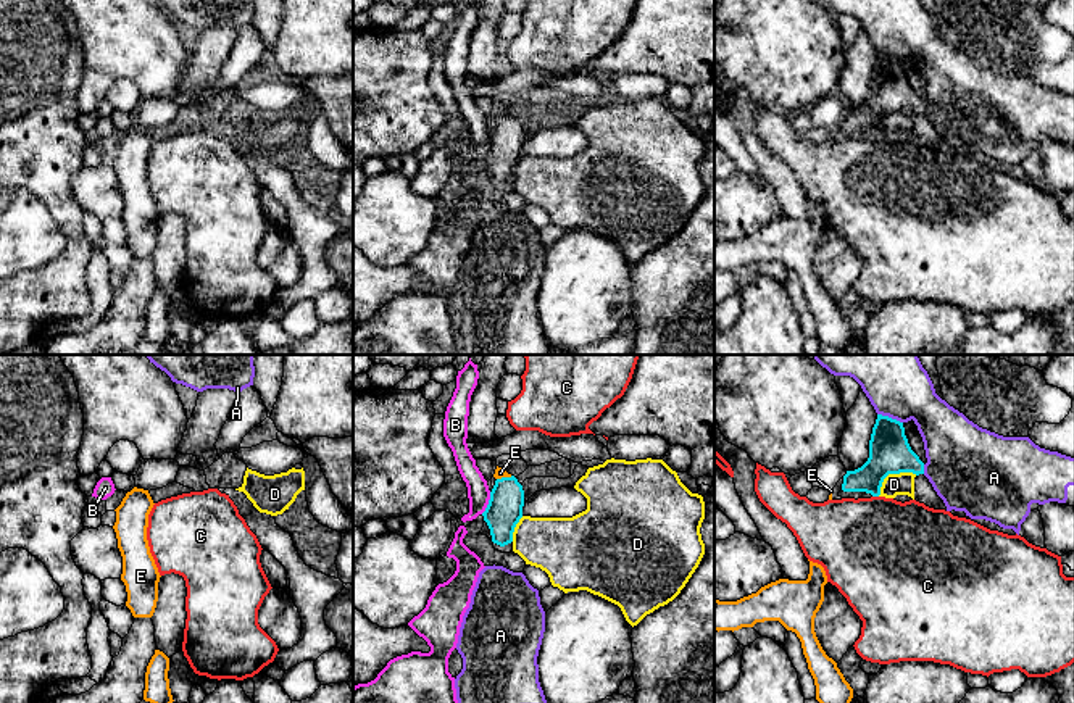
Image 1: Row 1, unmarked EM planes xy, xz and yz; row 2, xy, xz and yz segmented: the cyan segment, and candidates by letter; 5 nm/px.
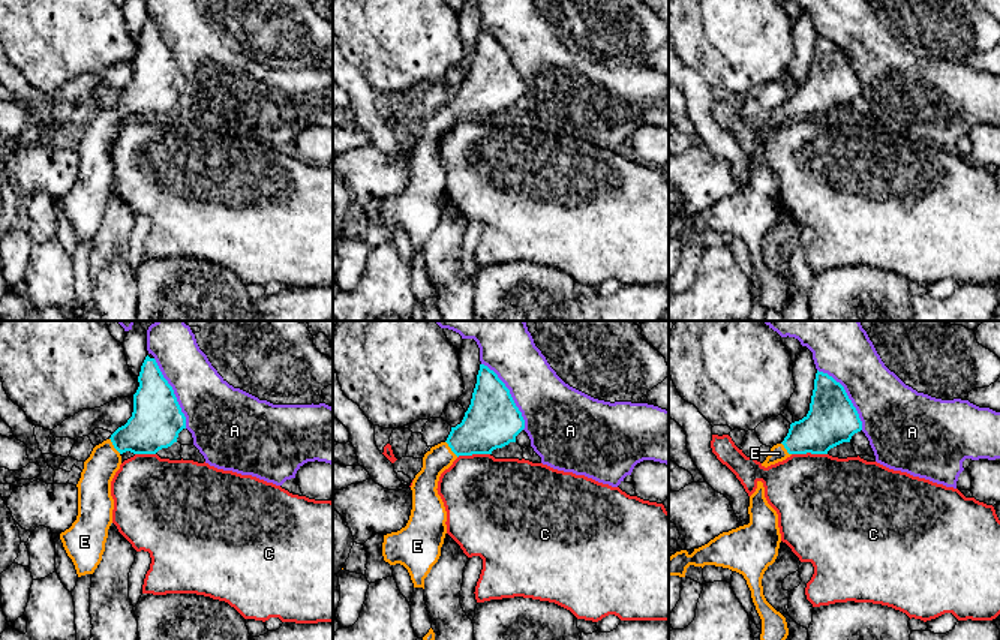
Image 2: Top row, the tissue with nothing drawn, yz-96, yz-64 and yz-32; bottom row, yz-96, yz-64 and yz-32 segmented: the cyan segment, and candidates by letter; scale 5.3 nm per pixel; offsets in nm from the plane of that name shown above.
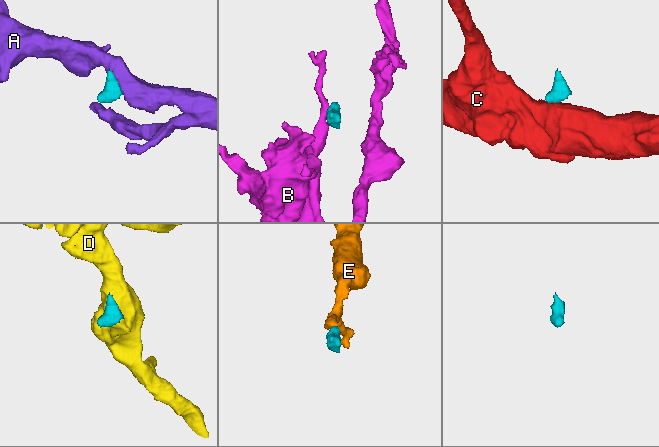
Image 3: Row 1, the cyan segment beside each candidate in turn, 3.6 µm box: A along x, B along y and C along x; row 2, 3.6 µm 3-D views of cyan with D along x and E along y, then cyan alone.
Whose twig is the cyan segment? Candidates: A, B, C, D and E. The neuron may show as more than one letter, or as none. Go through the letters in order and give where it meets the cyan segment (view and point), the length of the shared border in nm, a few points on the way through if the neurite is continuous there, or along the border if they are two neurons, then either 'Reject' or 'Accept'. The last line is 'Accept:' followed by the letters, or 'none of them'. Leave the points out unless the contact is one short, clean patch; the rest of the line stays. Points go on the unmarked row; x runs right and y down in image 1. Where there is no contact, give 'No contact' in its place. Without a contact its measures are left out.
A: Touches cyan at yz (890, 57). Shared border 140 nm. Boundary: yz (878, 52), (902, 62). Reject
B: Touches cyan at xz (489, 142). Shared border 120 nm. Boundary: xz (491, 131), (489, 142), (481, 152). Reject
C: Touches cyan at yz (876, 134). Shared border 30 nm. Boundary: yz (873, 134), (878, 136). Reject
D: Touches cyan at yz (892, 112). Shared border 220 nm. Boundary: yz (916, 113), (890, 112), (878, 134). Reject
E: Touches cyan at xz (503, 116). Shared border 80 nm. Path across: xz (503, 150), (503, 116), (500, 112). Accept
Accept: E

